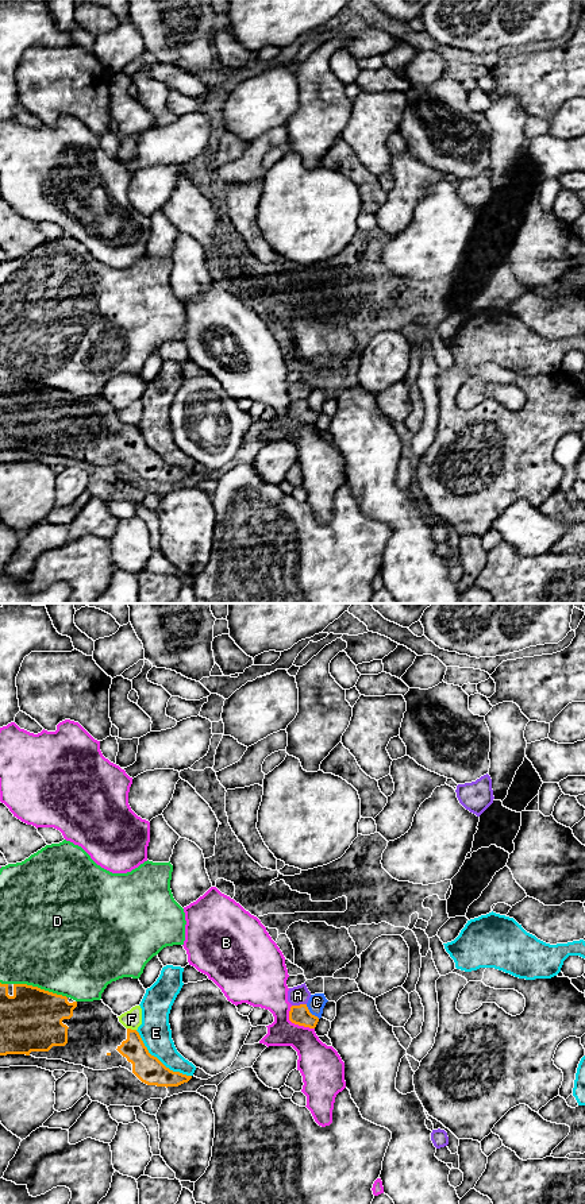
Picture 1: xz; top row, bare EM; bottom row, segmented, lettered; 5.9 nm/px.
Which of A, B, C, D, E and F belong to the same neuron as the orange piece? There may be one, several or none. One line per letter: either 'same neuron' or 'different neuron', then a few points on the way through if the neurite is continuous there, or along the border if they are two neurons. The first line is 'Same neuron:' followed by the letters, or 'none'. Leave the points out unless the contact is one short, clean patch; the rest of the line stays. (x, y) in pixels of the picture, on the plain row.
Same neuron: none
A: different neuron
B: different neuron
C: different neuron; border xz (306, 400), (319, 413)
D: different neuron
E: different neuron
F: different neuron

